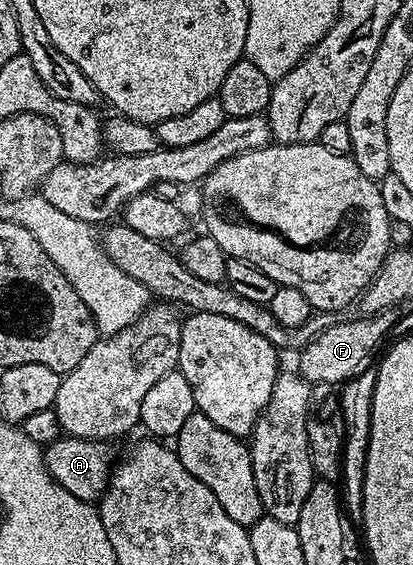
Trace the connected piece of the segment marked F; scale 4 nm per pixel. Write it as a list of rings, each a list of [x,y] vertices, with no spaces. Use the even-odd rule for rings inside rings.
[[[384,309],[378,315],[359,315],[356,321],[339,321],[336,325],[335,322],[328,324],[326,329],[322,329],[313,340],[298,350],[298,373],[315,387],[319,387],[319,385],[342,386],[352,377],[372,368],[373,362],[380,352],[379,344],[382,343],[386,333],[392,332],[396,320],[395,309]]]

